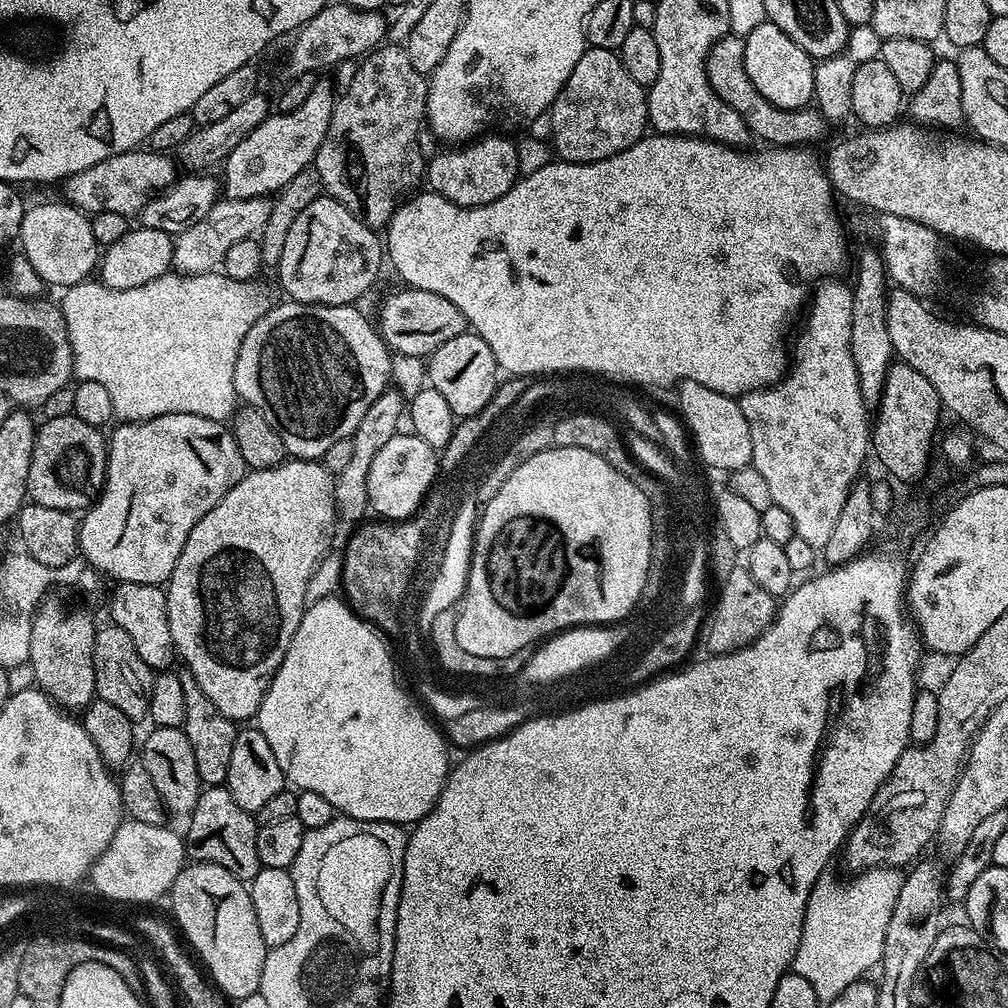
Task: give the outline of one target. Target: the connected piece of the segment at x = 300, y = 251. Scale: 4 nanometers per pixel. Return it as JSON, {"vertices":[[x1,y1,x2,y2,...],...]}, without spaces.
{"vertices":[[321,194,316,200,310,202,294,219,286,234,286,244,282,249,278,271,280,271,280,284,289,301,297,304,329,304,342,306,355,305,372,288,372,283,380,276,380,267,386,264,386,248,378,237,377,229,367,228,362,221,354,218,342,202,333,200,327,194]]}

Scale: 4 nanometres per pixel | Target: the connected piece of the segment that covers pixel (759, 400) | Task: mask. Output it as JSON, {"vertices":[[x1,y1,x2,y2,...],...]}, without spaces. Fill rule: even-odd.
{"vertices":[[824,278,815,285,810,296,810,303,806,308,804,320,804,333,796,340,796,357,791,357,790,367,785,371,784,379,778,384,767,388,757,388,754,392,747,392,745,396,739,397,742,414,746,414,746,422,750,426,750,442,752,443,751,467,762,474,763,480,767,482,770,489,770,498,773,504,777,504,787,514,795,517,795,535,806,538,810,546,818,550,824,549,834,526,838,523,838,514,842,514,842,506,846,503,846,494,850,494,850,486,855,484,860,472,864,468,864,459,870,456,870,408,864,403,860,393,858,382,858,370,854,366,854,354,850,352,850,314,852,313,852,290,846,283,843,284,840,278]]}

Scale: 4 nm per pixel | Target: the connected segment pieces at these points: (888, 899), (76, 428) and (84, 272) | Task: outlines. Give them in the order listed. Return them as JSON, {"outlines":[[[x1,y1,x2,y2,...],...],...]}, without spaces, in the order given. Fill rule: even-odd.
{"outlines":[[[870,868,861,871,853,880,839,880,838,877,832,876,831,871,821,874,814,882,810,898,806,902,806,914,804,915,804,925,802,926,802,938,798,942,798,950,794,954,794,962,791,971,802,974,802,978,806,978,806,982,810,982,810,986,814,986,814,994,818,994,821,1005,826,1006,830,1002,834,1002,834,998,838,998,838,994,842,994,842,990,846,990,846,986,850,986,856,980,863,980,869,975,868,971,875,969,882,958,882,950,886,946,886,926,890,926,890,914,894,914,894,902,898,902,898,890,902,890,902,882,905,873,900,868]],[[77,416,44,420,37,427,30,458,28,496,31,503,80,514,95,501,104,487,104,464,108,461,108,441,101,429]],[[59,203,25,207,18,245,19,251,34,266,43,283,63,290,84,283,97,271,102,249,94,242,91,219,71,204]]]}

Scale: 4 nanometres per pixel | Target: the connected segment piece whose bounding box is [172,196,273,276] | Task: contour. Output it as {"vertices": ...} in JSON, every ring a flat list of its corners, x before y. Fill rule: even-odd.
{"vertices":[[259,196,258,198,244,198,230,200,221,198,216,205,194,226,182,230,174,240,174,254,172,255,172,268,182,276,197,276,207,272,217,271,226,258,226,250,237,242,253,239,262,233,270,217,273,201]]}

